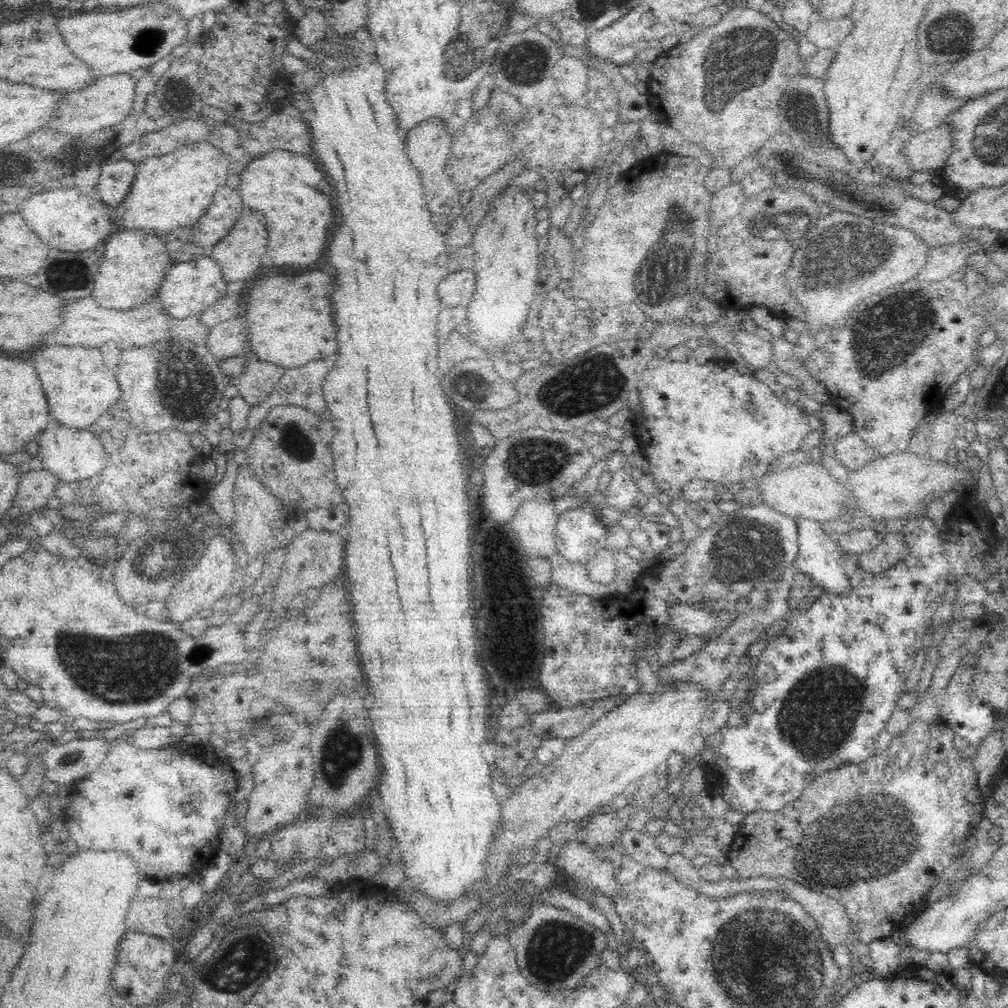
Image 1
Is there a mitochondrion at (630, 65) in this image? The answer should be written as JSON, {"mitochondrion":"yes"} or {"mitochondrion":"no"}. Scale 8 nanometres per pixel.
{"mitochondrion":"no"}

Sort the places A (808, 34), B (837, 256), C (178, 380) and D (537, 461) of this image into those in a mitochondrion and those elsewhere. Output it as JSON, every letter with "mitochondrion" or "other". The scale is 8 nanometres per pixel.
{"A":"other","B":"mitochondrion","C":"mitochondrion","D":"mitochondrion"}

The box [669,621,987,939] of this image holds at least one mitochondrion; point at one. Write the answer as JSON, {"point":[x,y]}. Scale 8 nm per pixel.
{"point":[869,837]}

